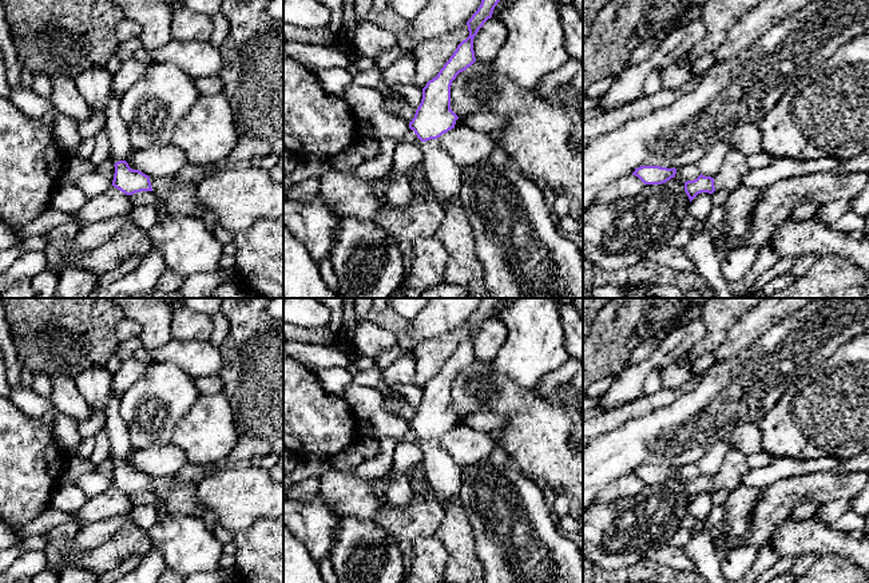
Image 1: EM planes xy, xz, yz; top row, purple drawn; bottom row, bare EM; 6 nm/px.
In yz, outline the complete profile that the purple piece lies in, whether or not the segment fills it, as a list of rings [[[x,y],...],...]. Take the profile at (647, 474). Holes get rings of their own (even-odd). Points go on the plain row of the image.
[[[640,465],[635,468],[632,475],[638,476],[644,484],[662,484],[674,477],[676,468],[660,465]]]

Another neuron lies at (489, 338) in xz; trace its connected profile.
[[[499,317],[488,318],[473,338],[476,360],[493,361],[508,337],[507,328]]]

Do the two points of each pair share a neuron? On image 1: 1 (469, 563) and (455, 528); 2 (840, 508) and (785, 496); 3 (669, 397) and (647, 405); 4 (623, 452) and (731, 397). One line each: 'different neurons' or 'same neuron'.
1: same neuron
2: different neurons
3: same neuron
4: same neuron

